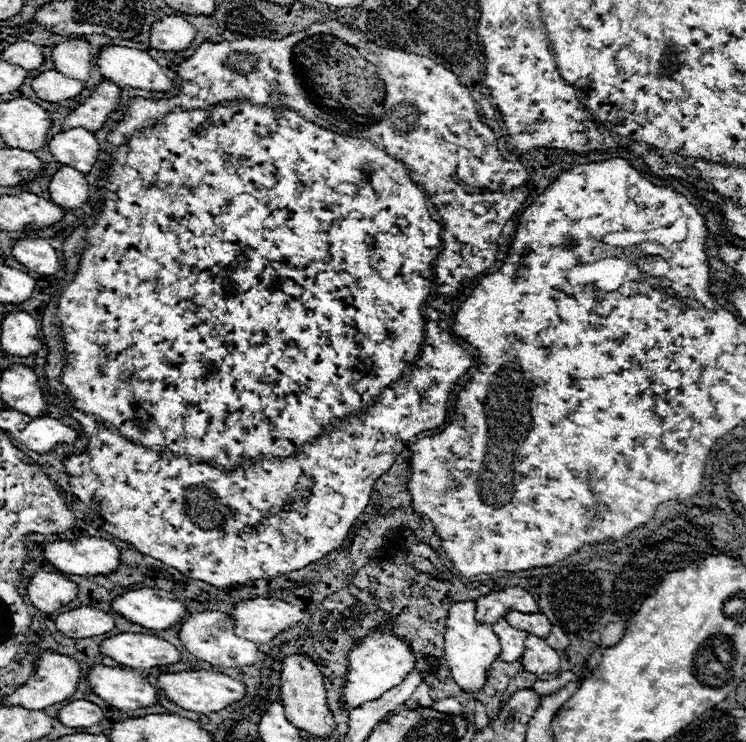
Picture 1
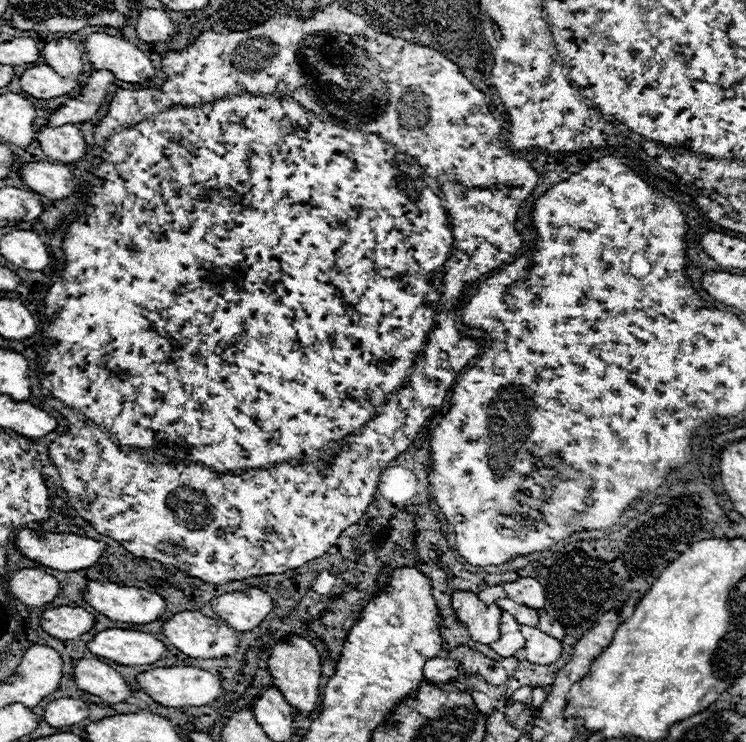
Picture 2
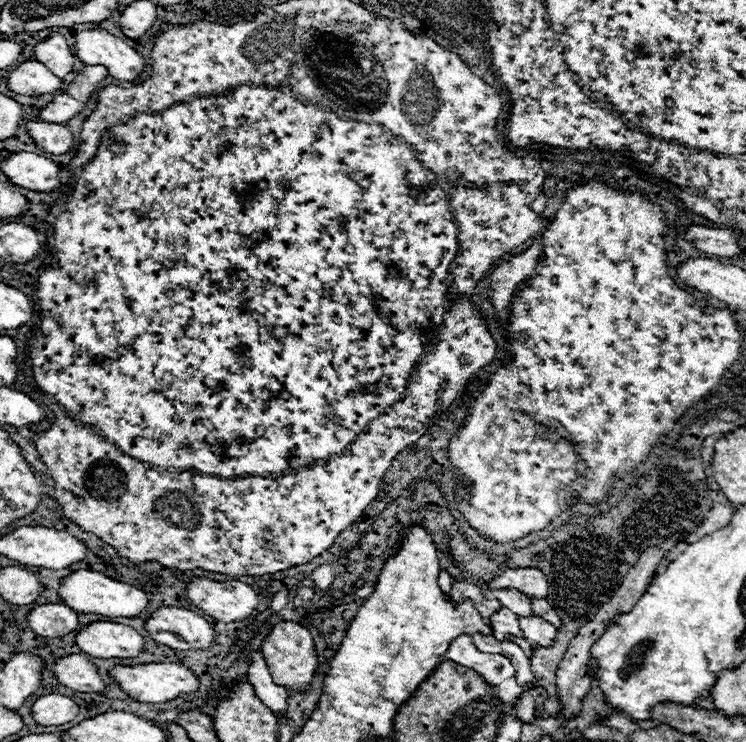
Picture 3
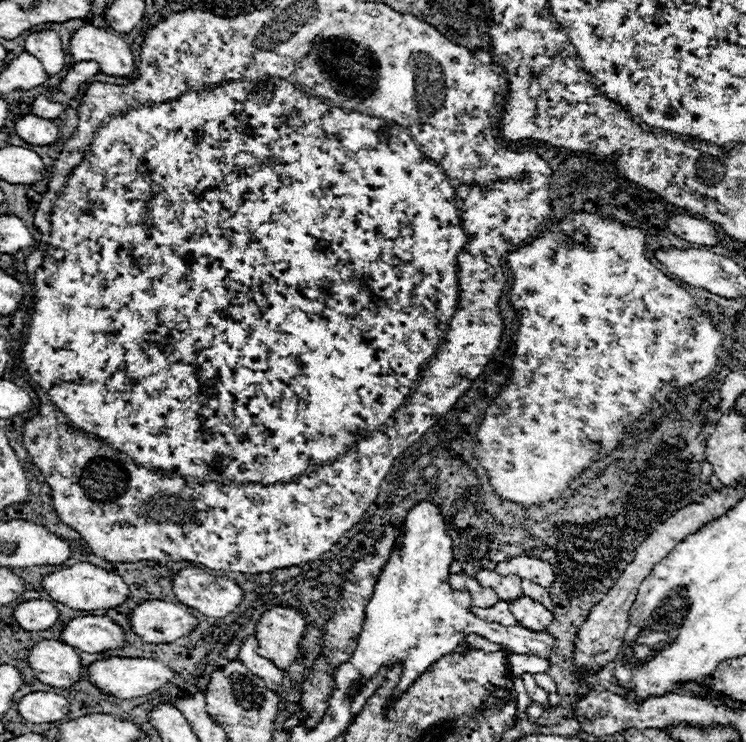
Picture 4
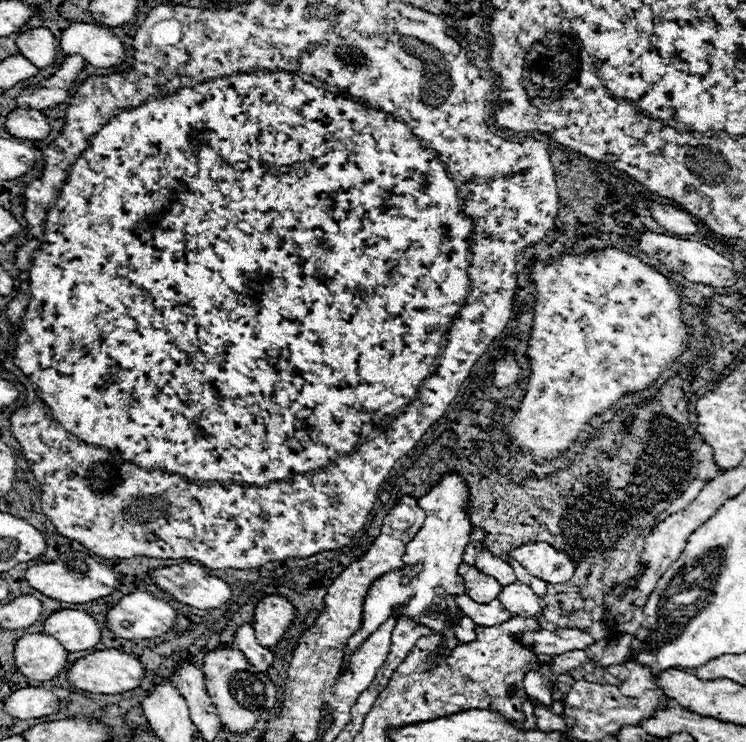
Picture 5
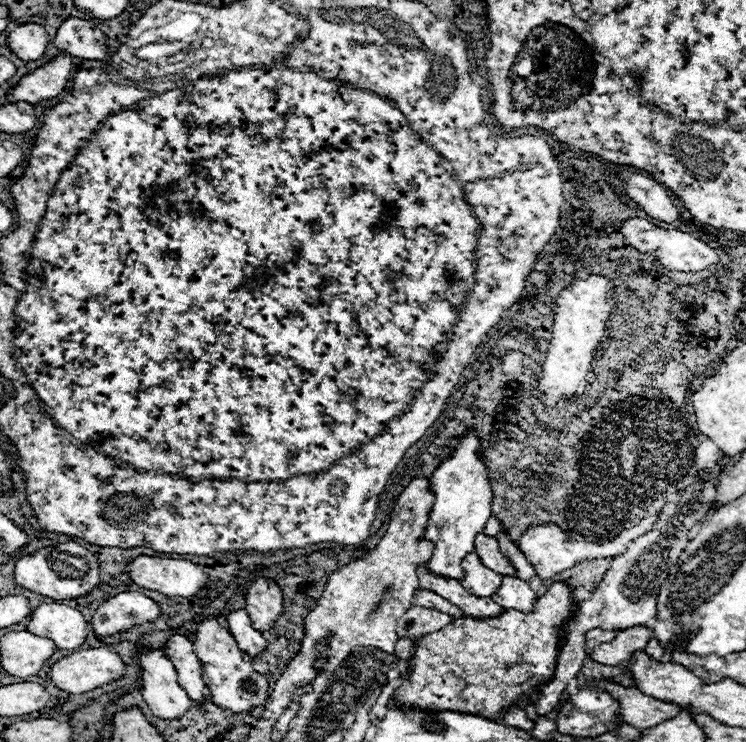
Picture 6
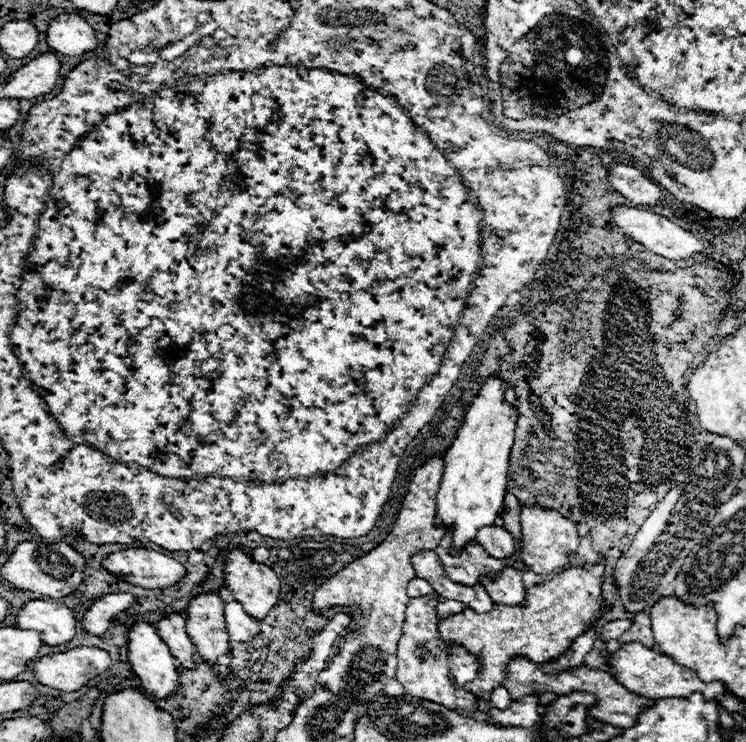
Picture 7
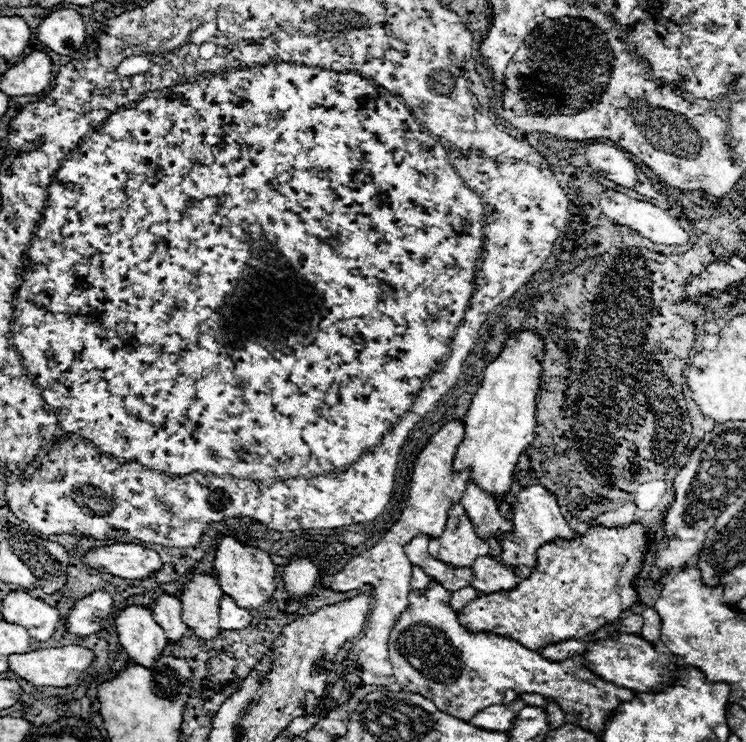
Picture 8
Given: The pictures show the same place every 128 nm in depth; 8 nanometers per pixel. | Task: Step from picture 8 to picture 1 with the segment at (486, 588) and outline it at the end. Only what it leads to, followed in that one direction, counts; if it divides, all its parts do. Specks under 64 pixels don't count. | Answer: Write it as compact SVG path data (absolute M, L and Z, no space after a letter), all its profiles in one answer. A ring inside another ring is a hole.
M532 634L526 638L526 652L522 656L522 668L526 672L532 672L532 674L552 674L552 672L558 672L560 668L560 654L556 650L552 650L542 638L534 638Z

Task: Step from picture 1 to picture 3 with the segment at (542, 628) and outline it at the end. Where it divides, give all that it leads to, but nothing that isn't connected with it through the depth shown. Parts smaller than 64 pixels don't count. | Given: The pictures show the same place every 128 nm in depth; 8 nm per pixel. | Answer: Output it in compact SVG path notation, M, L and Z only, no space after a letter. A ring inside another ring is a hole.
M484 590L484 596L500 600L500 604L510 608L516 616L532 616L530 598L520 594L518 590Z

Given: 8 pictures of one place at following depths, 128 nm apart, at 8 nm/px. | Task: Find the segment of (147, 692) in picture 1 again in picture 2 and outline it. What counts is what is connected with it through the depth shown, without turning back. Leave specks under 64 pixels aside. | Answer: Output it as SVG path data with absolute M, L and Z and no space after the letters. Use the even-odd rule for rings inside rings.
M78 660L74 664L74 680L80 690L94 694L108 704L128 702L132 696L132 688L126 678L100 660Z

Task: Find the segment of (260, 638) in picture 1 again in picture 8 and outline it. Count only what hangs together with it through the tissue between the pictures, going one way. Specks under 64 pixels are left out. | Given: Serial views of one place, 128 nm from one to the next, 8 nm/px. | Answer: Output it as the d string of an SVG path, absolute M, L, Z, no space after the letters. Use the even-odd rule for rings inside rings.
M136 544L102 546L84 556L86 566L124 580L144 580L162 570L162 560L156 550Z

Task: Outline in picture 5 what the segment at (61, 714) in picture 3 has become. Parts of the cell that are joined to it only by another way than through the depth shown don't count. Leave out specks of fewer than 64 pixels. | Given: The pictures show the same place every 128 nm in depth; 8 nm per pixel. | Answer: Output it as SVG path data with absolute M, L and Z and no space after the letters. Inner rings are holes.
M32 686L20 688L4 700L4 710L10 716L20 718L20 720L56 714L58 706L60 706L60 700L58 700L58 696L52 694L52 690L32 688Z

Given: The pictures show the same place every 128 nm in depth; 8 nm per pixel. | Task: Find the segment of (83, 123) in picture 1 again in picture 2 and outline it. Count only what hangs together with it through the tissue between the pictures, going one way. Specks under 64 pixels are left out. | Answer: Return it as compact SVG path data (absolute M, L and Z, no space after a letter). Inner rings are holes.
M94 70L84 84L84 90L78 98L68 100L62 108L58 108L50 116L50 126L64 126L64 124L80 124L94 118L94 114L100 110L102 102L108 96L110 86L116 82L116 78L106 70Z

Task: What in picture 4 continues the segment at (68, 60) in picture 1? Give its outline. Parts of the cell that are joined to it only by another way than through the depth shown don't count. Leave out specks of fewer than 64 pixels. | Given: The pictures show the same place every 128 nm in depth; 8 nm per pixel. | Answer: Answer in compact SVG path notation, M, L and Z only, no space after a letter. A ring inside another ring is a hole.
M52 30L30 34L26 38L26 52L34 54L44 64L44 70L48 70L50 76L60 74L66 66L66 54L62 48L62 40Z

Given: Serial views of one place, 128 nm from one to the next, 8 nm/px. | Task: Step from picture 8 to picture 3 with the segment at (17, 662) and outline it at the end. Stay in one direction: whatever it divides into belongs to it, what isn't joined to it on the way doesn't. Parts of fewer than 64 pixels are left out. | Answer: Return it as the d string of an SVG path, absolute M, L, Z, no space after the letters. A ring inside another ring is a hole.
M154 662L154 664L138 664L138 666L118 666L112 670L112 678L120 684L120 688L140 702L168 702L178 698L180 694L192 694L200 688L198 676L182 664L172 662Z

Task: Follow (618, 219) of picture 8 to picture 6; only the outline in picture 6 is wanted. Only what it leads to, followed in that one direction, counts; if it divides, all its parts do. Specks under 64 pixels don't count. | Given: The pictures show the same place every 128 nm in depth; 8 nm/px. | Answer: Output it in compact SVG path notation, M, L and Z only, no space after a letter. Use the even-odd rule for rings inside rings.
M632 218L626 220L622 226L622 234L624 238L630 242L630 246L634 246L636 250L644 252L644 254L652 254L660 264L664 264L668 270L678 270L678 272L702 272L708 270L710 266L720 262L720 256L702 240L680 232L680 230L664 230L654 226L652 222L644 220L644 218Z

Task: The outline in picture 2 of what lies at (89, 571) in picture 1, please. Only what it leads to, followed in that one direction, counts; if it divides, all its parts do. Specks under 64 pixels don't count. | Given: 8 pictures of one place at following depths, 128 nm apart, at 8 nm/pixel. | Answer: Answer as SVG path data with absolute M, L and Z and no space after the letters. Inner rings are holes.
M20 530L16 536L16 546L26 558L40 562L42 566L60 570L60 572L76 572L76 570L90 568L102 558L102 554L106 550L106 544L100 540L94 540L94 538L76 536L76 534L56 534L56 532L38 534L34 530Z

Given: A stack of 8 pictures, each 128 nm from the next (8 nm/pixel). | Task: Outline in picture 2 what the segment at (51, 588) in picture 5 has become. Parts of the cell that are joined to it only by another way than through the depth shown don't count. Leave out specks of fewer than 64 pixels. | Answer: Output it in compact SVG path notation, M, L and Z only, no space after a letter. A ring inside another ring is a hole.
M88 582L84 600L110 620L128 624L148 624L166 612L166 600L160 594L130 586Z

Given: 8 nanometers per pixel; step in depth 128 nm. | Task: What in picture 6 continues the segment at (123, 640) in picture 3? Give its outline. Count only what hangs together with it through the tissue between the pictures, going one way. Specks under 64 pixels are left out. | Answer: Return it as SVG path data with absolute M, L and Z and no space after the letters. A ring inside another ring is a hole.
M50 602L32 610L28 630L56 642L58 650L78 650L88 638L88 622L84 616L66 604Z

